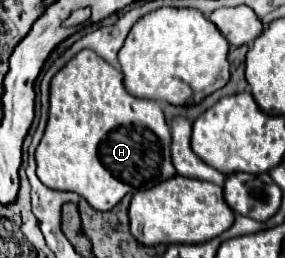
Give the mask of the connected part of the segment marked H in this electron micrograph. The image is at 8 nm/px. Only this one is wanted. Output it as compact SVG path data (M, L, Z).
M80 50L50 82L50 114L36 148L36 164L36 174L44 186L78 192L102 212L112 210L128 192L148 190L176 174L170 160L170 128L160 104L132 96L124 88L122 72L92 50Z

